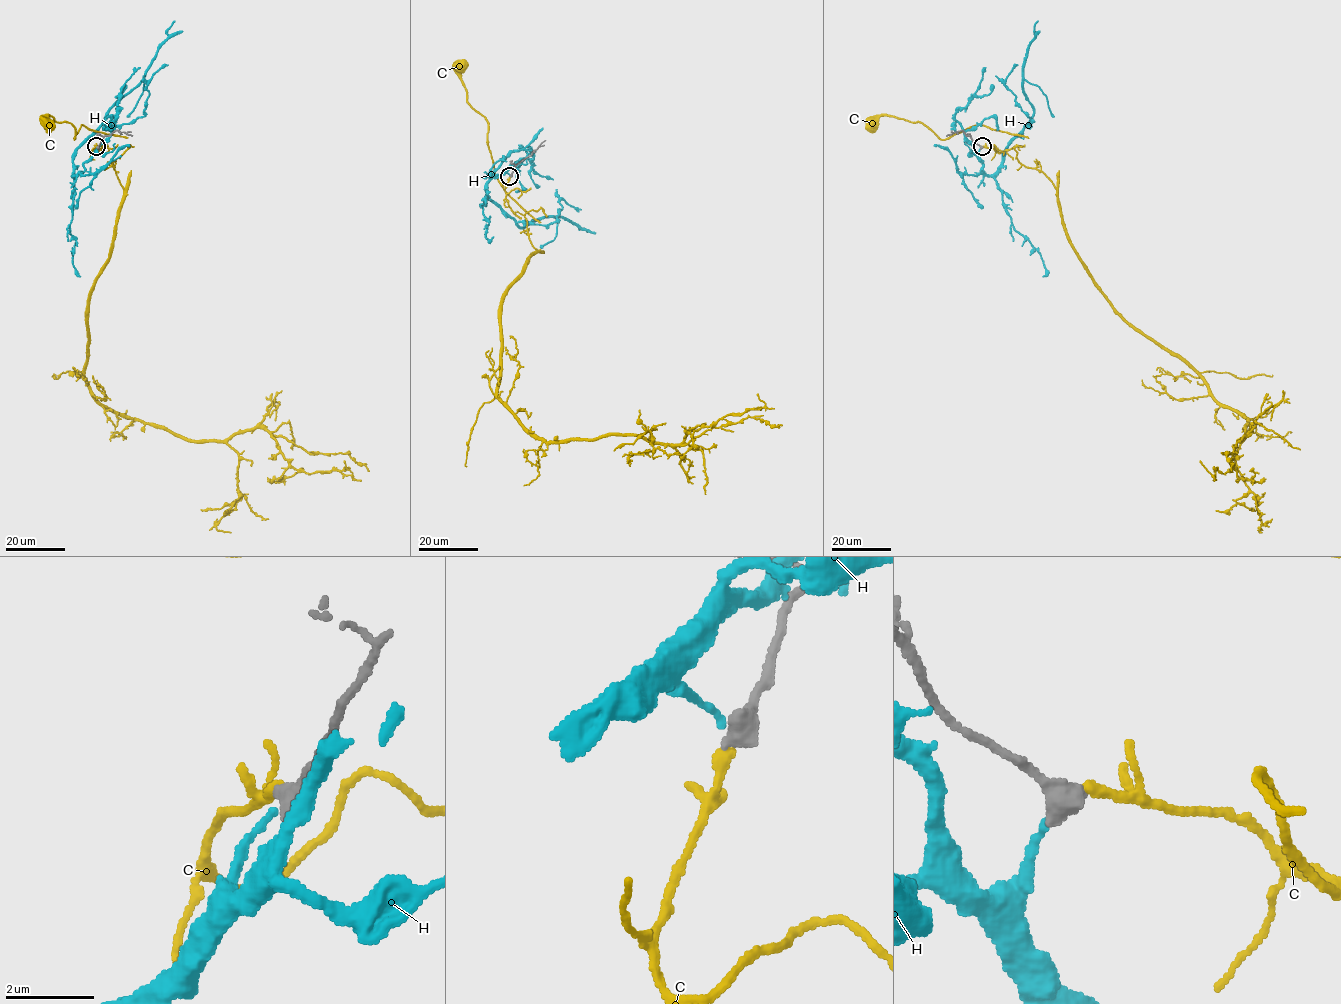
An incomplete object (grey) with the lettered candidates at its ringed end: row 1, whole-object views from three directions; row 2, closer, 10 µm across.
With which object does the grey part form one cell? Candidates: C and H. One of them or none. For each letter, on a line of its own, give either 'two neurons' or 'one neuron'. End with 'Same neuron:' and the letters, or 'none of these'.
C: one neuron
H: two neurons
Same neuron: C

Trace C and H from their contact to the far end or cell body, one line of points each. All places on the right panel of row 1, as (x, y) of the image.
C: (983, 147), (1018, 169), (1014, 148), (1027, 138), (973, 125), (940, 139), (922, 123), (871, 123)
H: (981, 147), (983, 170), (993, 174), (1002, 153), (1033, 115), (1033, 107), (1024, 92), (1022, 64), (1038, 20)

